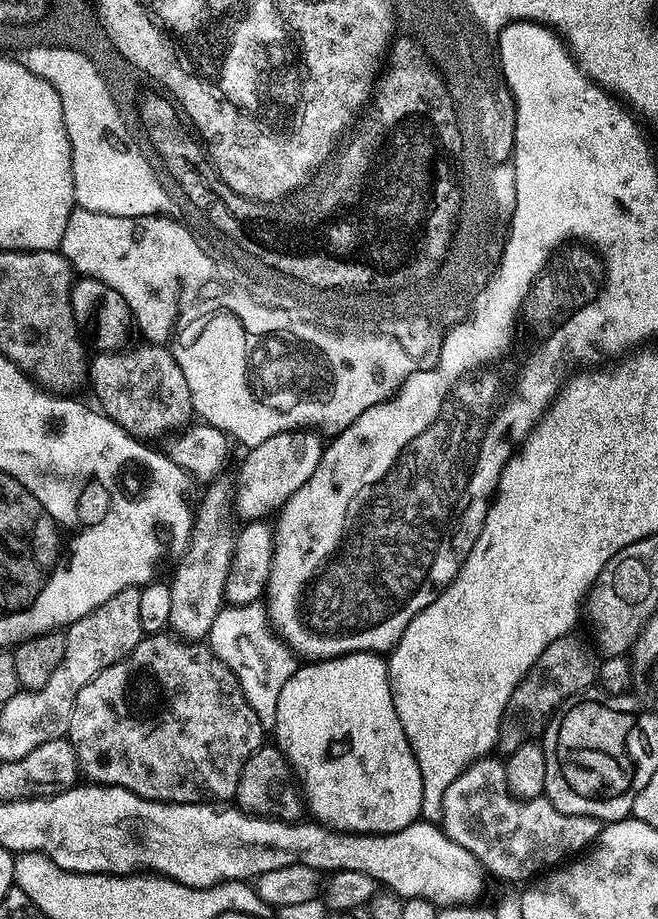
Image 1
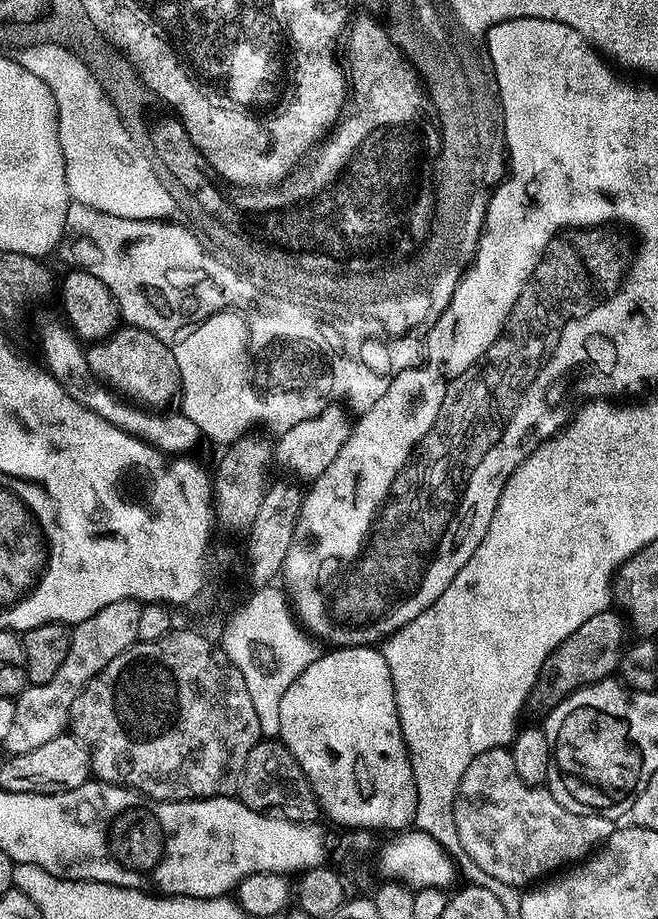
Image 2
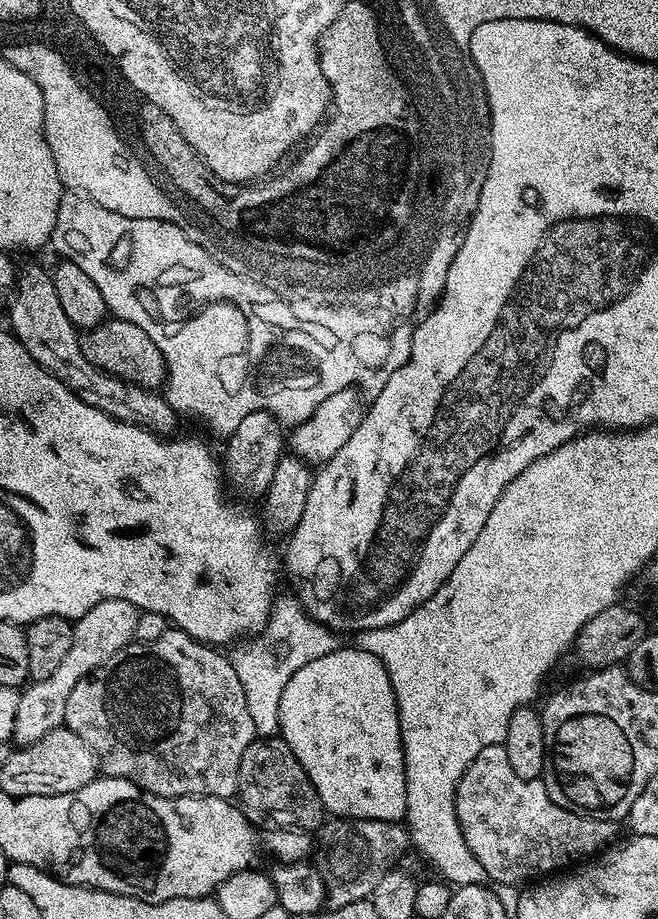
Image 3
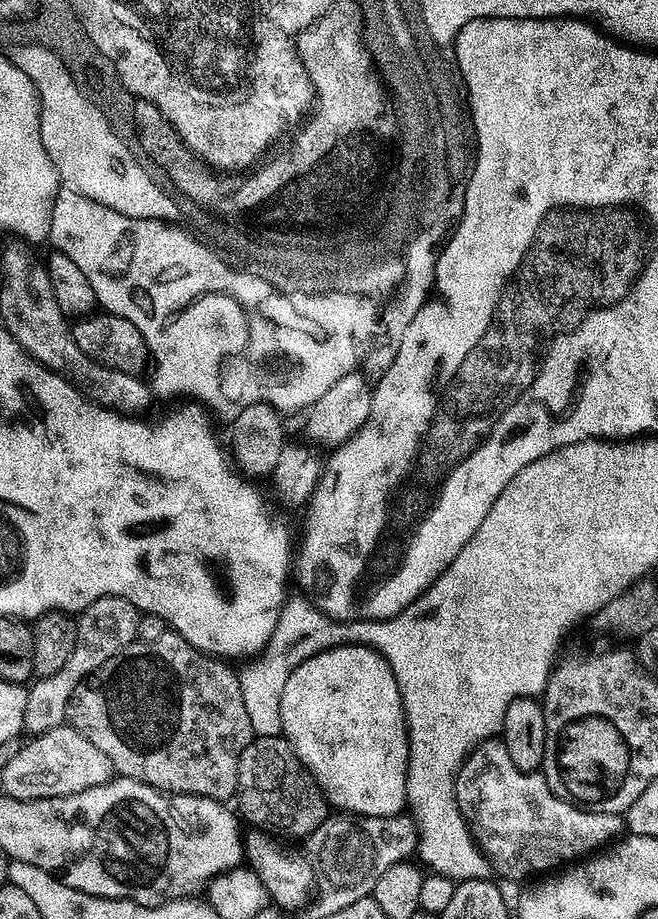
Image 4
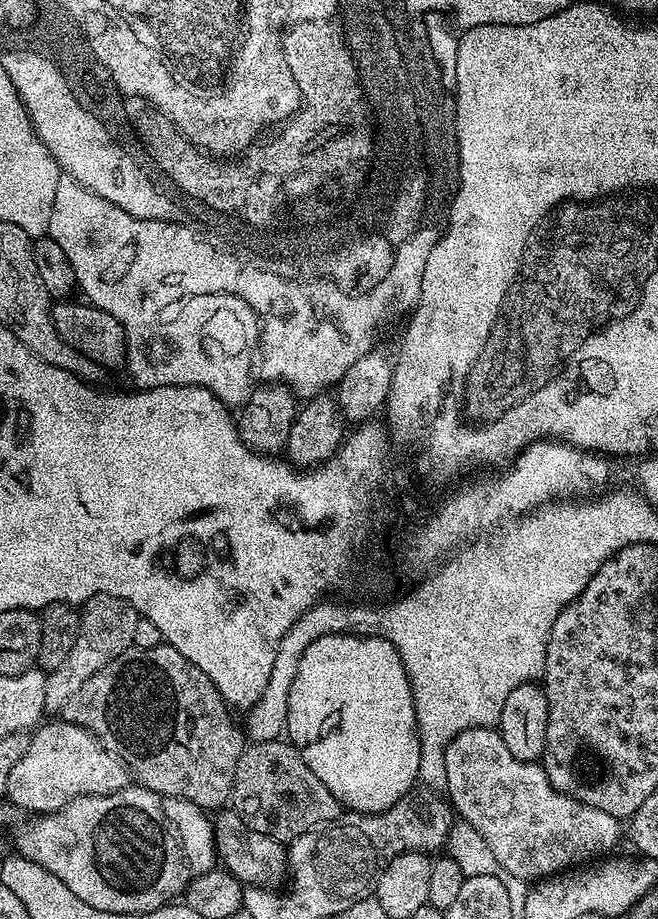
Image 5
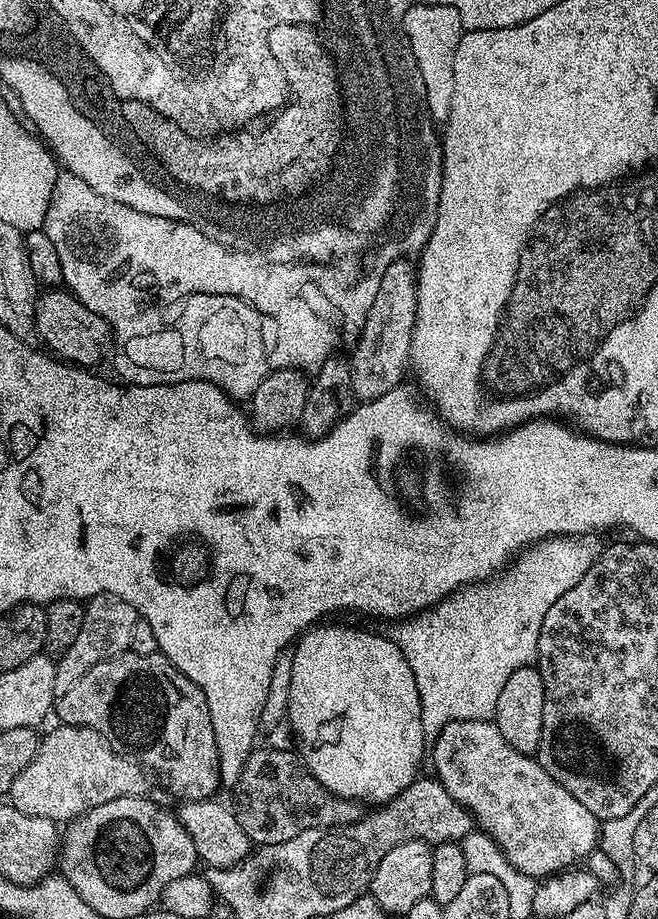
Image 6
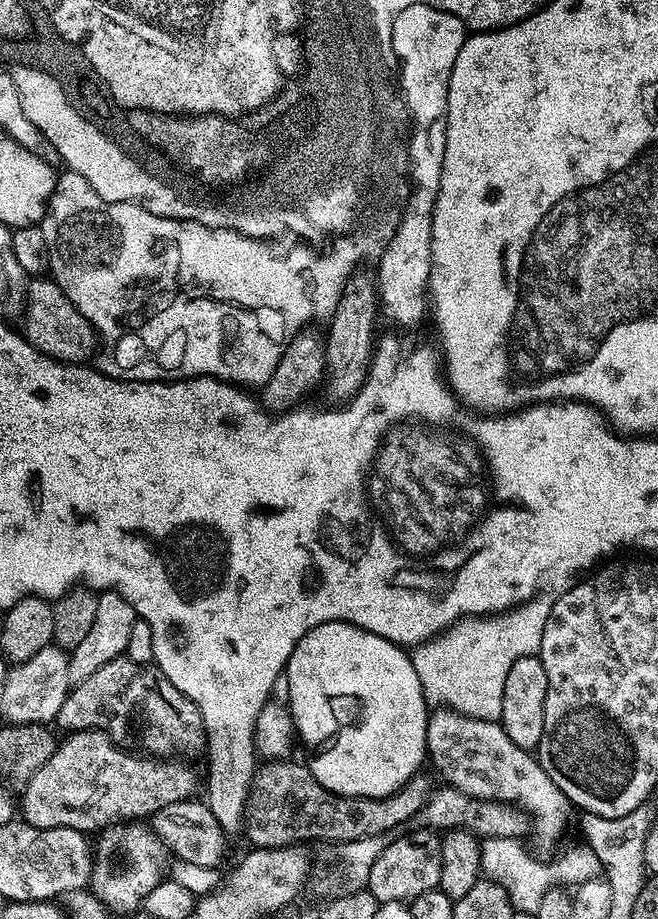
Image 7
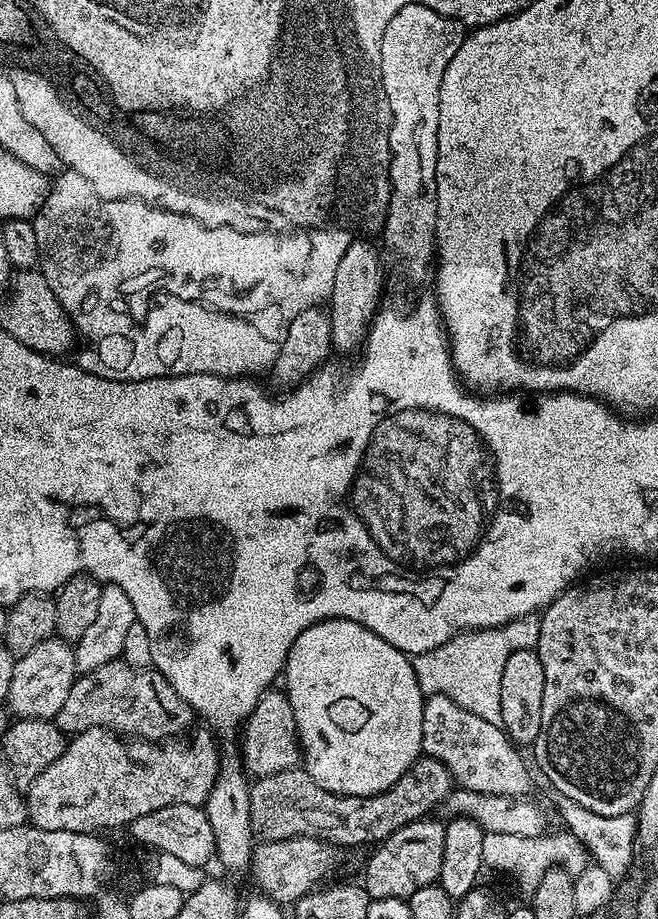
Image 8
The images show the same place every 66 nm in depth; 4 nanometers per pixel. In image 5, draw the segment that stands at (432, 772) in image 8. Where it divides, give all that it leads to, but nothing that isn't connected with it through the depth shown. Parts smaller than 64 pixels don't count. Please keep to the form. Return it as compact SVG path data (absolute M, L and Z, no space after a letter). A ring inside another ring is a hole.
M284 738L261 744L249 743L245 747L244 753L238 758L230 804L250 830L258 830L258 834L266 834L272 840L281 842L291 842L310 830L321 828L342 811L342 805L336 801L334 794L330 794L330 790L326 790L326 786L318 782L314 770L306 766L306 762L300 757L300 752Z

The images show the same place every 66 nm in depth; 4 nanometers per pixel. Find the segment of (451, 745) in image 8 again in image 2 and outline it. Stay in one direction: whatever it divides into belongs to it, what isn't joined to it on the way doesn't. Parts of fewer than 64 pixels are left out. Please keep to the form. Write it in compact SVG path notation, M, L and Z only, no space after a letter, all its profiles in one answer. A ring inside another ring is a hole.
M507 747L486 750L478 754L478 758L470 762L470 766L466 766L466 774L462 774L458 782L452 805L458 842L462 842L468 857L478 862L478 866L486 870L486 874L493 876L497 885L509 884L512 888L523 889L555 873L552 872L555 868L563 869L583 861L589 853L609 840L618 827L617 821L602 818L598 814L574 814L566 810L566 806L559 804L547 787L522 782L522 778L518 778L518 770L514 770L514 758Z

